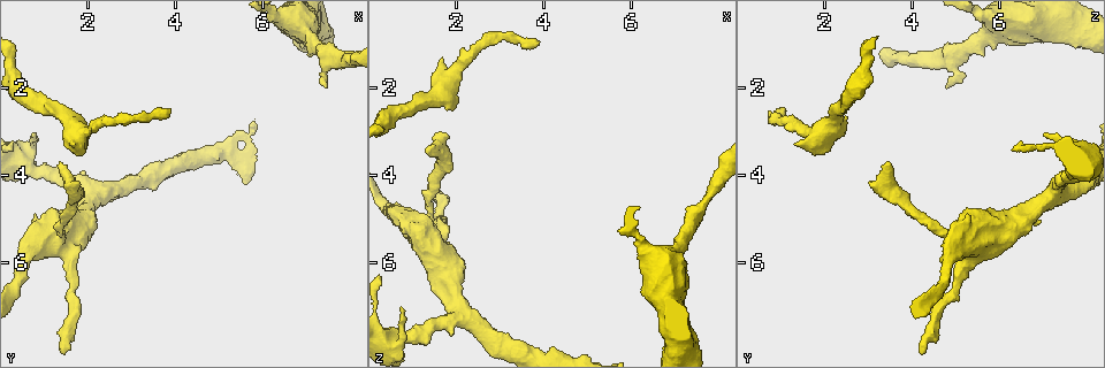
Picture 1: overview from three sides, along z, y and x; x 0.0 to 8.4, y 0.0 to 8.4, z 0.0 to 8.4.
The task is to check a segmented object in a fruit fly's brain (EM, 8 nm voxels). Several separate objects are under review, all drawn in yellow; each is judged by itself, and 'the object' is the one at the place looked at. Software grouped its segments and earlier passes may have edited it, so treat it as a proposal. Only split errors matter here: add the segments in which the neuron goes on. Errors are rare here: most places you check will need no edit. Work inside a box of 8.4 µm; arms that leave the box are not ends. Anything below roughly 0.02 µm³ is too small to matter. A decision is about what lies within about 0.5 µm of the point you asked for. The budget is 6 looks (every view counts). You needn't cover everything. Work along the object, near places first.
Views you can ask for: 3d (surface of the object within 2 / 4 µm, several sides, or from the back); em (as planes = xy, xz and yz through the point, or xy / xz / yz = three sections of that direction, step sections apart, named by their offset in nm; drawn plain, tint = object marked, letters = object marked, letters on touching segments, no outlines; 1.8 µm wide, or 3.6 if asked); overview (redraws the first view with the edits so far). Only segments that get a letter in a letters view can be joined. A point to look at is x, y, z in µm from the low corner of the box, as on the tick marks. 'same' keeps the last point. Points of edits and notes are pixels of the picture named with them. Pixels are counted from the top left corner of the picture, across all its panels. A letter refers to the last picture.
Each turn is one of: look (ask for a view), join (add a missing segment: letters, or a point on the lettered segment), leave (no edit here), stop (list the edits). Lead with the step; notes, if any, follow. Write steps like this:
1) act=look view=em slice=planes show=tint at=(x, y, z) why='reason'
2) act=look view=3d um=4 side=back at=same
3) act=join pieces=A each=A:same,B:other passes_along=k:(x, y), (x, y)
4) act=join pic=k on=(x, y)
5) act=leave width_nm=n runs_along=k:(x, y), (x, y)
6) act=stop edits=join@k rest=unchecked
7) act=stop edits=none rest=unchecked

act=look view=em slice=planes show=plain at=(1.80, 4.20, 3.10) why='branch stops here'

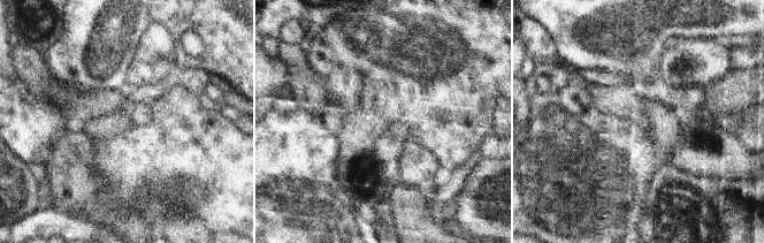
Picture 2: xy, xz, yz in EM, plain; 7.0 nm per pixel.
act=look view=em slice=planes show=letters at=same why='what lies round it'

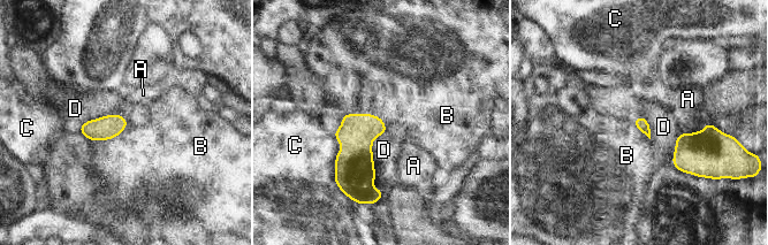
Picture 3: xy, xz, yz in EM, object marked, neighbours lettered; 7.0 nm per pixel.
act=leave each=A:other,B:other,C:other,D:other border=3:(346, 114), (373, 114), (386, 127) found='none of them fits'

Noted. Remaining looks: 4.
act=look view=3d um=4 at=(3.90, 2.50, 1.10) why='branch stops here'

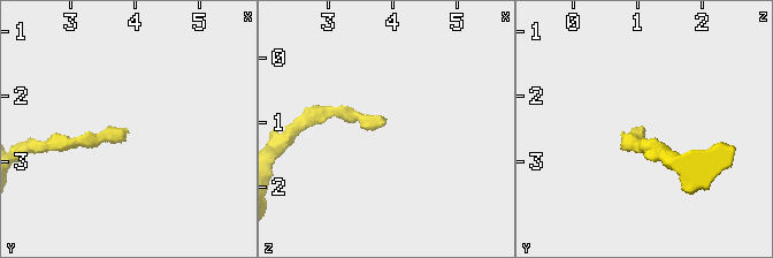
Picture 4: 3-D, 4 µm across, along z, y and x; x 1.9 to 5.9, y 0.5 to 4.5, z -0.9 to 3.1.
act=look view=em slice=xz step=8 show=letters at=(3.90, 2.55, 1.00) why='now the EM'

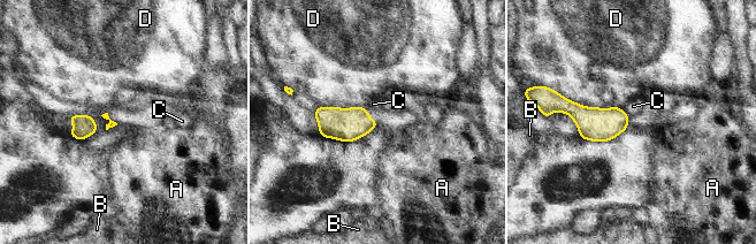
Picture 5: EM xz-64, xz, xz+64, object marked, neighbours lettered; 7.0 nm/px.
act=leave longest_contact=D:440nm each=A:other,B:other,C:other,D:other found='no lettered segment goes on from it'

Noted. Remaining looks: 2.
act=stop edits=none rest=unchecked

